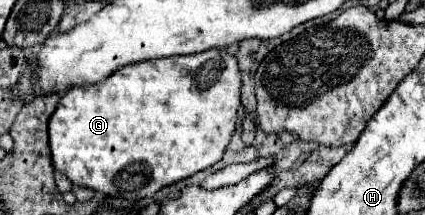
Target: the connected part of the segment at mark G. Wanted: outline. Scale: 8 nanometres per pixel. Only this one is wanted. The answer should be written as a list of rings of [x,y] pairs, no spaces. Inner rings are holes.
[[[210,49],[208,53],[198,53],[198,55],[194,53],[194,57],[162,57],[162,61],[142,61],[142,65],[126,65],[126,69],[120,69],[118,73],[114,73],[114,77],[106,77],[106,81],[102,81],[102,85],[88,85],[88,87],[74,85],[74,89],[68,89],[62,95],[62,99],[48,123],[52,165],[54,165],[54,171],[64,173],[72,181],[72,185],[100,191],[112,199],[152,197],[162,187],[172,185],[180,179],[186,179],[202,169],[208,169],[222,159],[224,149],[230,143],[230,137],[236,129],[238,109],[240,109],[240,71],[238,71],[236,57],[228,55],[226,51]]]

